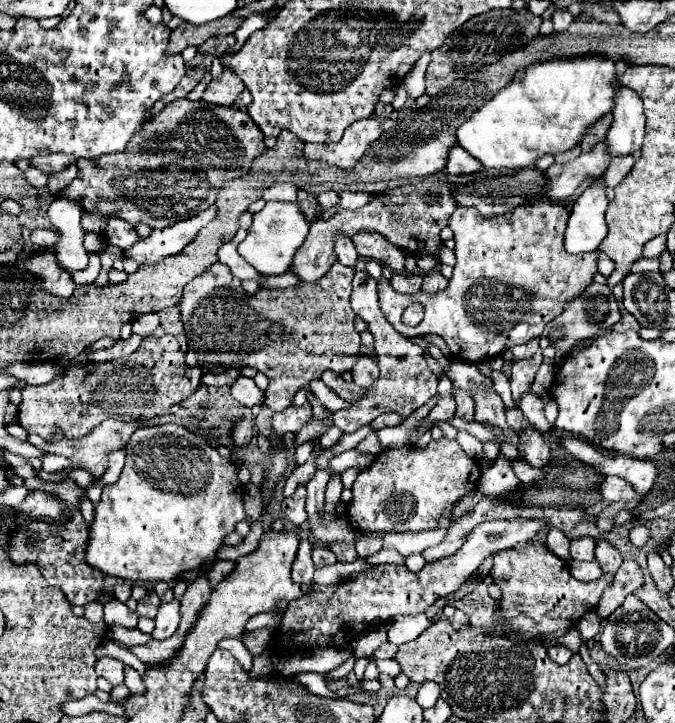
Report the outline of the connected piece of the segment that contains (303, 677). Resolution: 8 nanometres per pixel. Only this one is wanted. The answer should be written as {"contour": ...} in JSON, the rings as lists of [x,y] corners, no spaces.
{"contour":[[[298,673],[292,677],[294,683],[300,683],[302,687],[306,687],[310,693],[314,695],[322,695],[322,697],[336,697],[328,687],[326,687],[326,677],[320,673]]]}

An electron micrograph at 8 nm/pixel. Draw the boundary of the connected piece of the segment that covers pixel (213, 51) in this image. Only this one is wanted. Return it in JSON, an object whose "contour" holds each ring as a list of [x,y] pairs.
{"contour":[[[226,35],[226,37],[212,37],[208,39],[204,45],[198,47],[198,53],[206,53],[206,55],[216,55],[222,57],[226,53],[228,47],[232,47],[236,43],[234,35]]]}

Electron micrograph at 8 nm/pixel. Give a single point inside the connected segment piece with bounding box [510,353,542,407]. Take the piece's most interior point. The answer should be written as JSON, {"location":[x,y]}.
{"location":[523,372]}

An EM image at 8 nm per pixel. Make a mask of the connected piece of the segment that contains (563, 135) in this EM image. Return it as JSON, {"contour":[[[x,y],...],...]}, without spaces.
{"contour":[[[596,55],[530,65],[460,125],[458,143],[486,169],[506,171],[534,167],[546,153],[570,151],[580,145],[594,121],[612,111],[616,95],[612,69],[612,61]]]}

